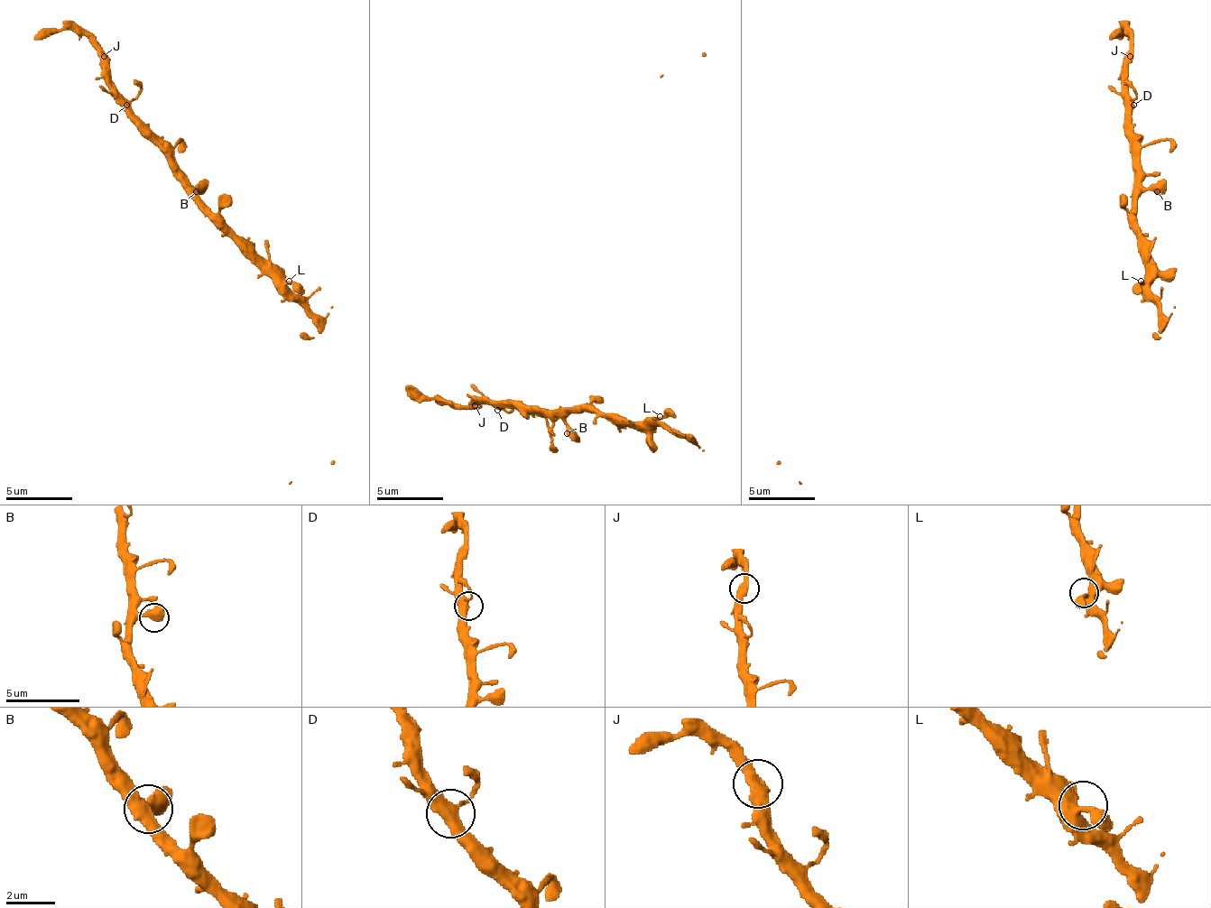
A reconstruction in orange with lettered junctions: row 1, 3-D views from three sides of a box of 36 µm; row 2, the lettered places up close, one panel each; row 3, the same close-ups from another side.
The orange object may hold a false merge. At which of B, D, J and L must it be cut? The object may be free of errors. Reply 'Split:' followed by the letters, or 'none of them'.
Split: none of them

